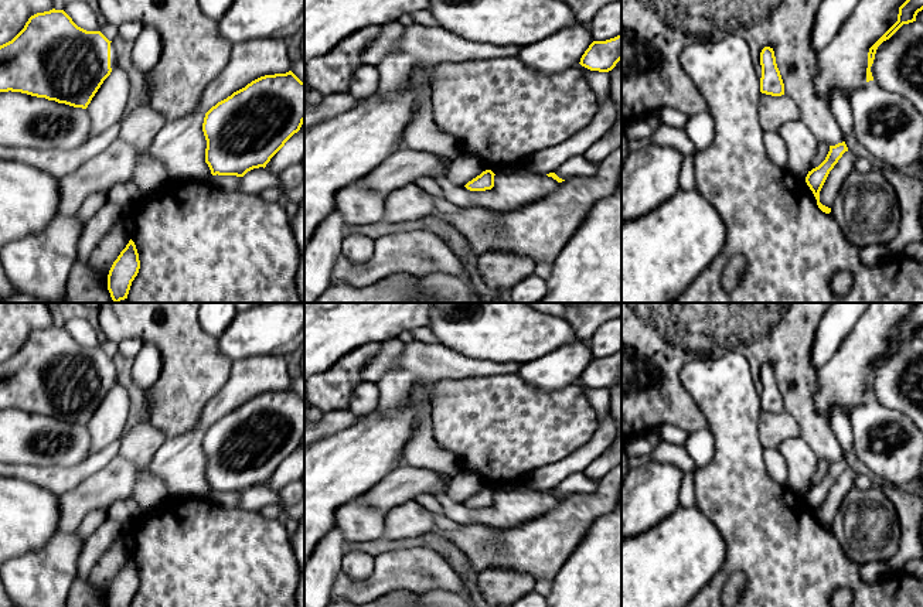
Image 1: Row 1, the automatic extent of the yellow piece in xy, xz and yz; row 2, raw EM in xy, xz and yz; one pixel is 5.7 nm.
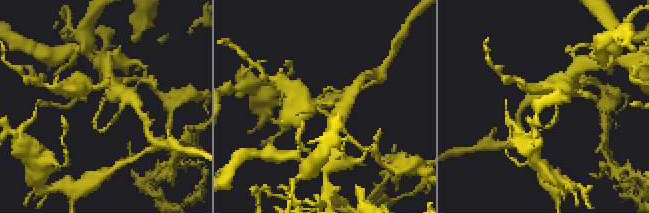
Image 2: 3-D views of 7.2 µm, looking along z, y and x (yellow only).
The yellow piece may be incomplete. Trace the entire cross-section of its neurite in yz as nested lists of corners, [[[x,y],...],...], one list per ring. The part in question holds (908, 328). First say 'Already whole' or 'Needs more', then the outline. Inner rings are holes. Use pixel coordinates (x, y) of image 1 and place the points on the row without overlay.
Already whole. [[[916,303],[907,317],[899,324],[898,338],[869,365],[866,399],[873,398],[871,383],[875,376],[878,364],[889,357],[903,341],[916,338],[916,333],[923,327],[923,303]]]

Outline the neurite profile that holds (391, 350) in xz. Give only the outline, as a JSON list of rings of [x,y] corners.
[[[391,338],[379,344],[379,352],[362,368],[362,381],[377,383],[382,375],[385,375],[403,354],[405,342],[399,338]]]

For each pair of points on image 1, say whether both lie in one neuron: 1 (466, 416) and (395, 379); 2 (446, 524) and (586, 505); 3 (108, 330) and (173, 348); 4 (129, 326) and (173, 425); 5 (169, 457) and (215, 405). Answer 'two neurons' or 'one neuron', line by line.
1: two neurons
2: two neurons
3: one neuron
4: one neuron
5: one neuron

